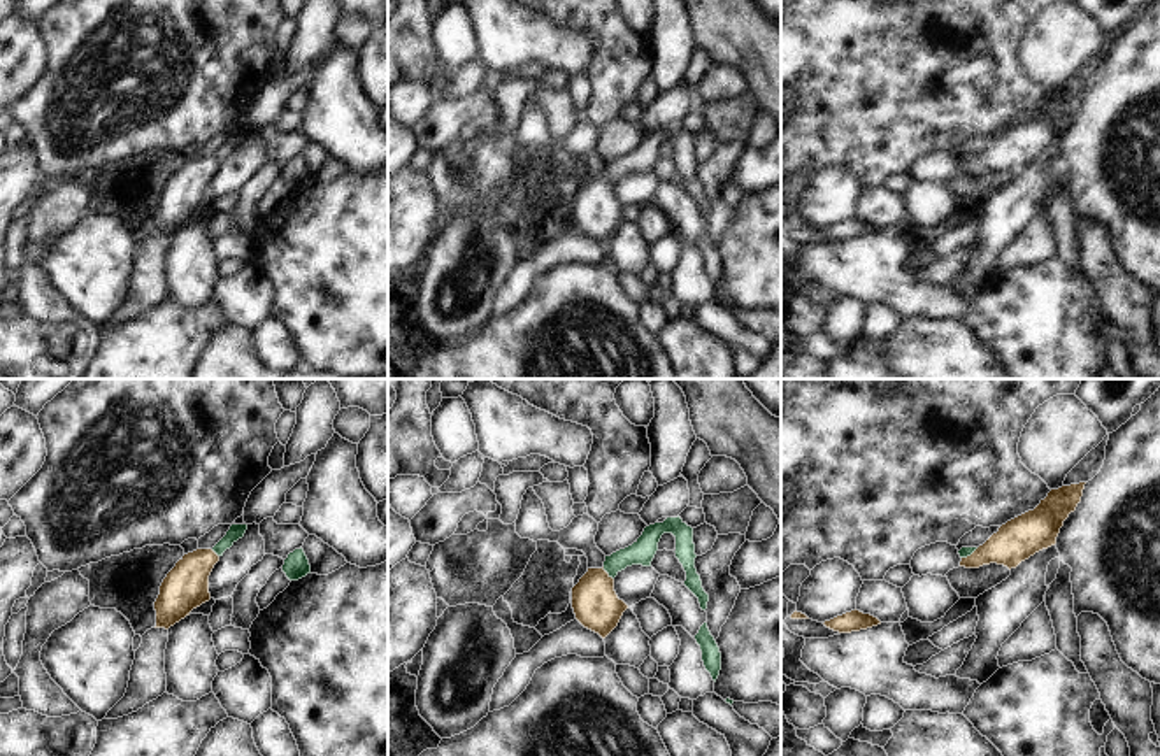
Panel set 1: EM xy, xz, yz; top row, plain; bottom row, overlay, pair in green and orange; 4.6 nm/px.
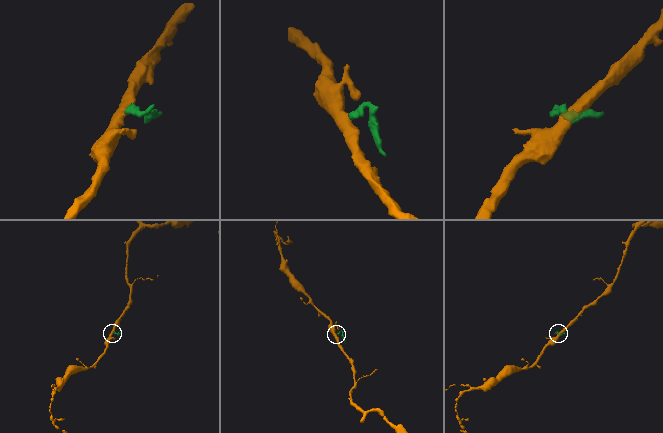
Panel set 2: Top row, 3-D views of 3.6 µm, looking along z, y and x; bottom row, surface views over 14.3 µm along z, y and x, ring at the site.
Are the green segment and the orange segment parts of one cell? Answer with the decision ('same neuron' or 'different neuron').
different neuron

